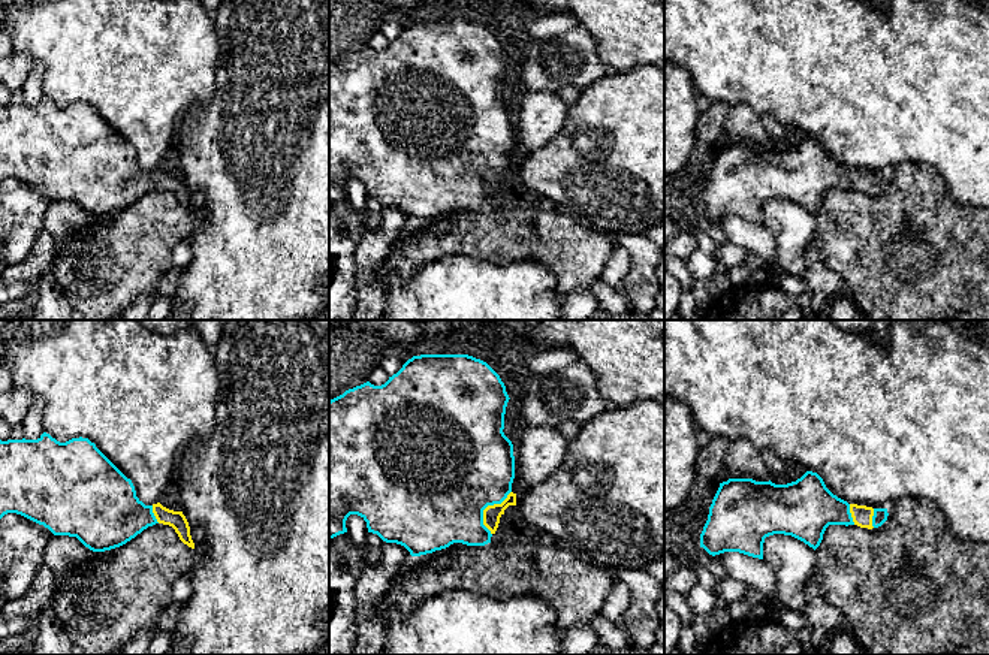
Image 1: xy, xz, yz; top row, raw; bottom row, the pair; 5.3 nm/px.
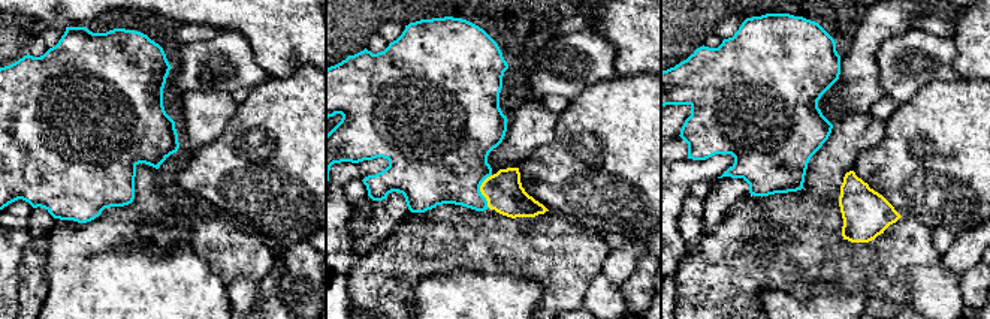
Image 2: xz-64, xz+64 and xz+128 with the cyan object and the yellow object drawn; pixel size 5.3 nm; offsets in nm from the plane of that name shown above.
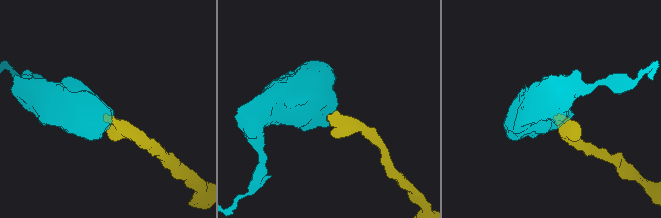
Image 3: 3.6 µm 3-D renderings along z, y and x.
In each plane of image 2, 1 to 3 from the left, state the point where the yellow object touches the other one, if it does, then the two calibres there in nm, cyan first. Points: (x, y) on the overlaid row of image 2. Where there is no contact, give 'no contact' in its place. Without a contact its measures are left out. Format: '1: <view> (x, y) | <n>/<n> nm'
1: no contact
2: xz+64 (479, 190) | 460/200 nm
3: no contact

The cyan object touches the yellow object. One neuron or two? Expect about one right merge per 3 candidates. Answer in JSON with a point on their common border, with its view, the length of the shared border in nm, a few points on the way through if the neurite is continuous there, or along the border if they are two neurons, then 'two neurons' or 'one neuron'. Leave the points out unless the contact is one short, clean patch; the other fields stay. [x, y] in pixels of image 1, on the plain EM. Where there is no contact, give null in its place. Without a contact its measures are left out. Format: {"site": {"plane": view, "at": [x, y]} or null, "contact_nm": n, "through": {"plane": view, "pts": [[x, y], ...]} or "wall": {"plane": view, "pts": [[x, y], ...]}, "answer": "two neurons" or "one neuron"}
{"site": {"plane": "xz", "at": [485, 172]}, "contact_nm": 260, "through": {"plane": "xz", "pts": [[455, 136], [485, 172], [491, 180]]}, "answer": "one neuron"}

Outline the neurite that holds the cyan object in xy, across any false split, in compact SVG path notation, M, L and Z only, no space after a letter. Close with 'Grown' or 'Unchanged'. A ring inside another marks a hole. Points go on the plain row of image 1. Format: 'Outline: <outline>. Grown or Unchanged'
Outline: M43 97L37 105L0 105L0 184L7 178L21 179L48 193L54 200L76 202L93 217L120 212L156 188L169 190L180 205L195 214L190 191L183 176L174 176L160 167L145 170L135 151L88 103L60 108Z. Grown

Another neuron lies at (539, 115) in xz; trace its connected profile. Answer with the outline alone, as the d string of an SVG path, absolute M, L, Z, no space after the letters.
M527 91L513 106L512 157L519 160L551 142L560 133L569 109L570 105L557 91Z

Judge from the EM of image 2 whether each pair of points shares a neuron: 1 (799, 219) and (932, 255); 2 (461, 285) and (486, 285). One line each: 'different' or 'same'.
1: same
2: same

